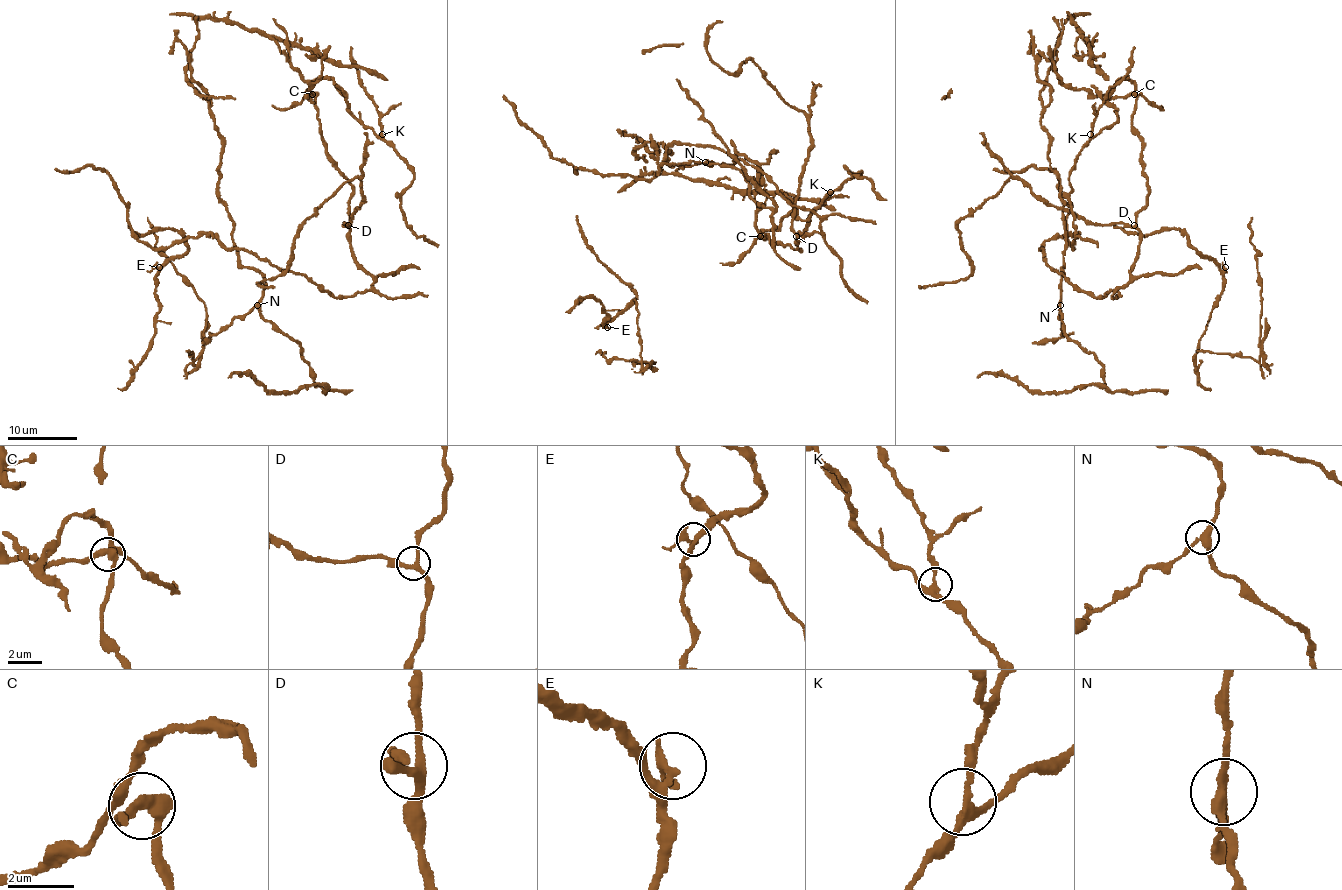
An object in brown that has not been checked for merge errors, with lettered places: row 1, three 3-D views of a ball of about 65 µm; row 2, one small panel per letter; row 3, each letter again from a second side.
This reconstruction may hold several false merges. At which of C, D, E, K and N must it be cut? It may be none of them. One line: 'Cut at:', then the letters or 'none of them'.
Cut at: N

